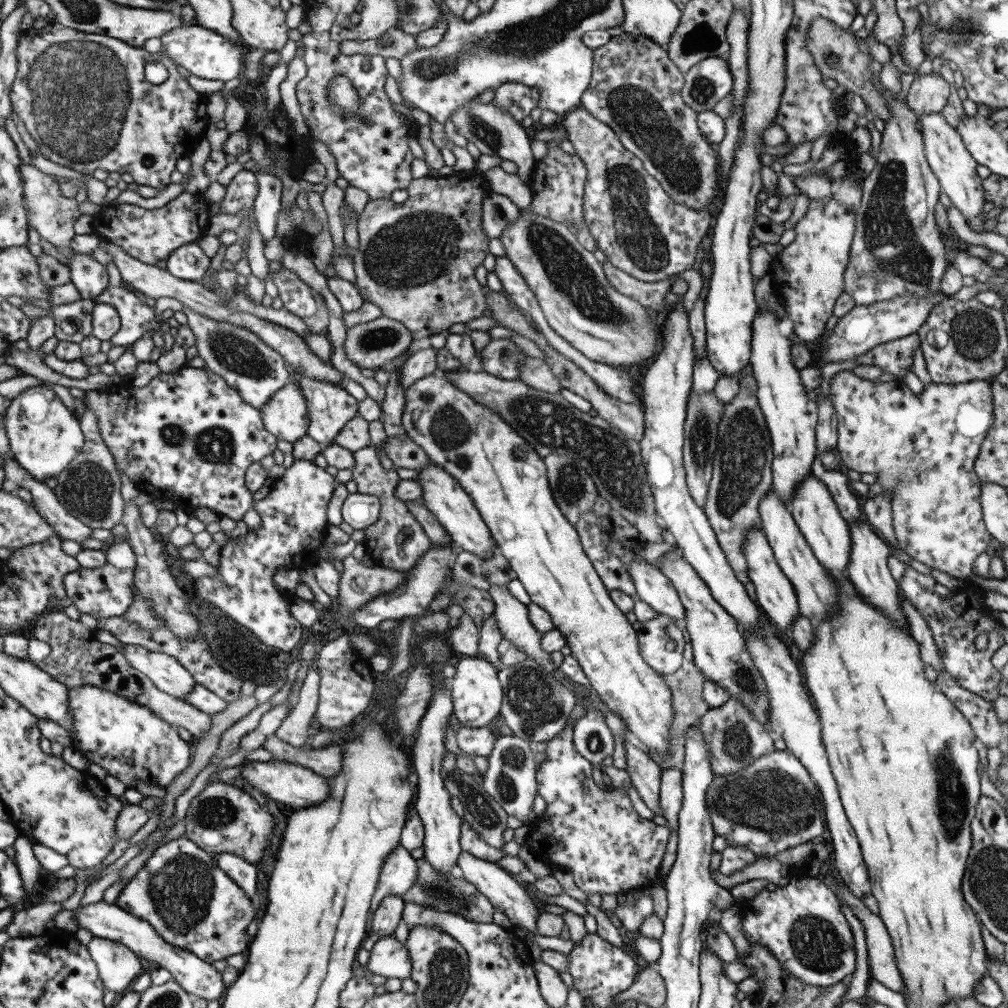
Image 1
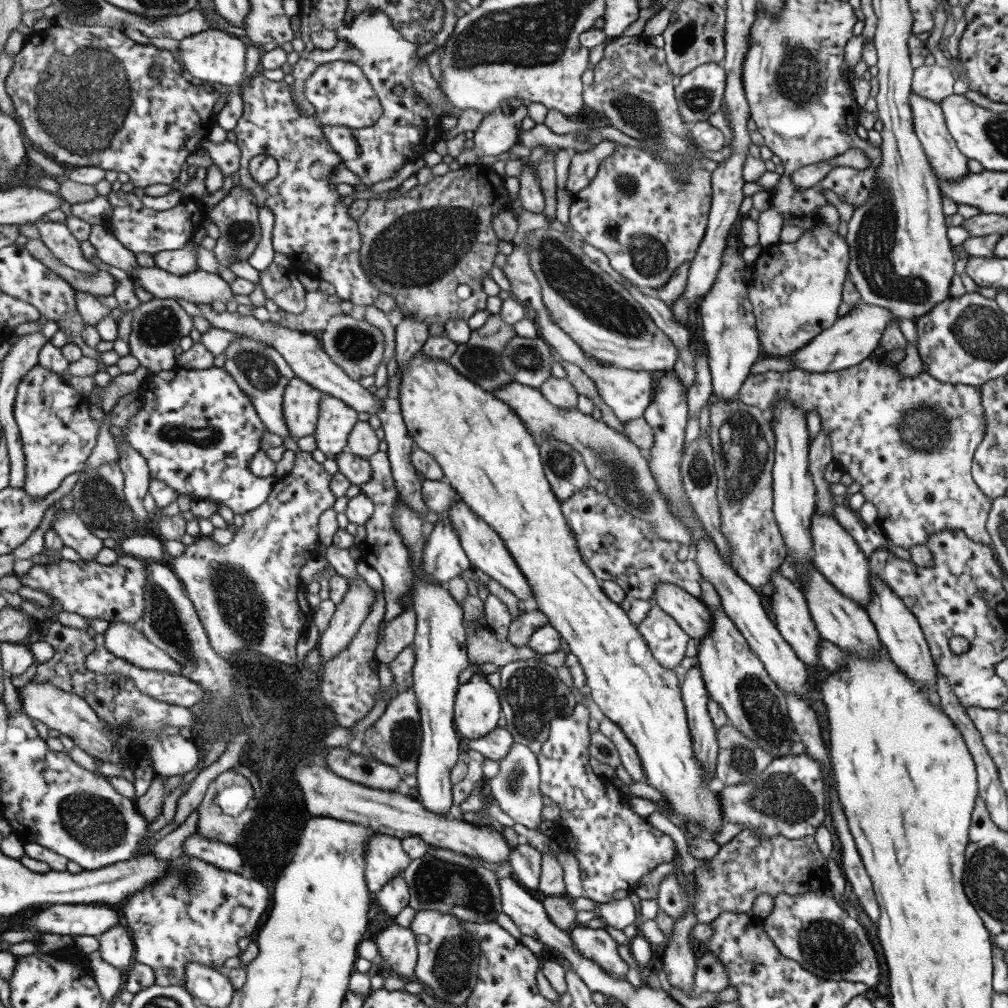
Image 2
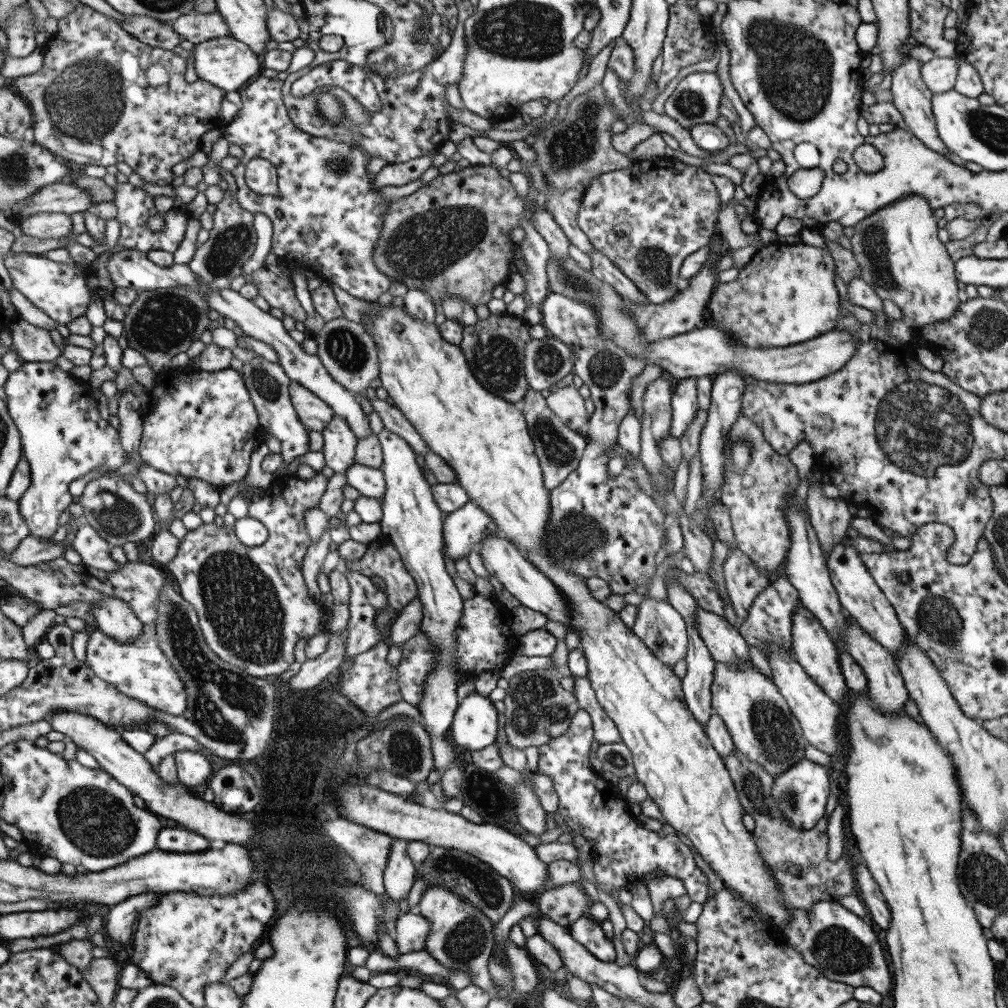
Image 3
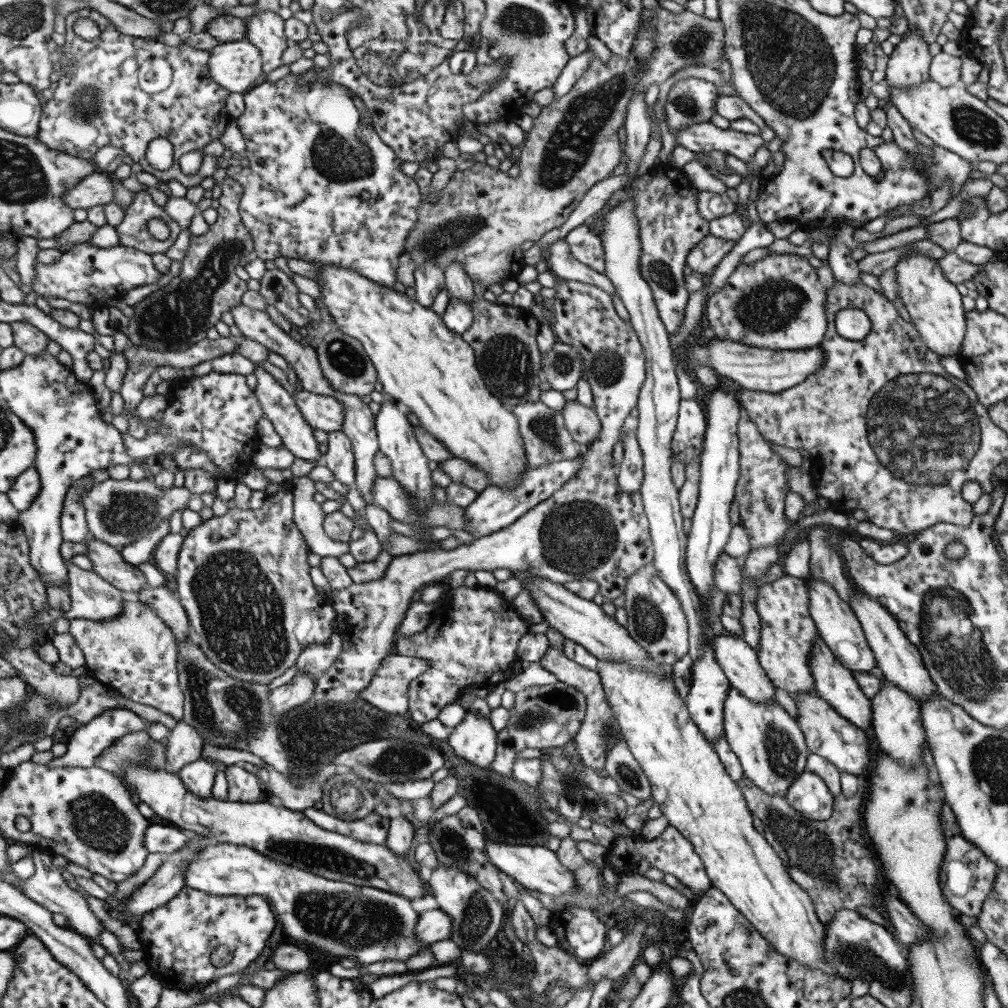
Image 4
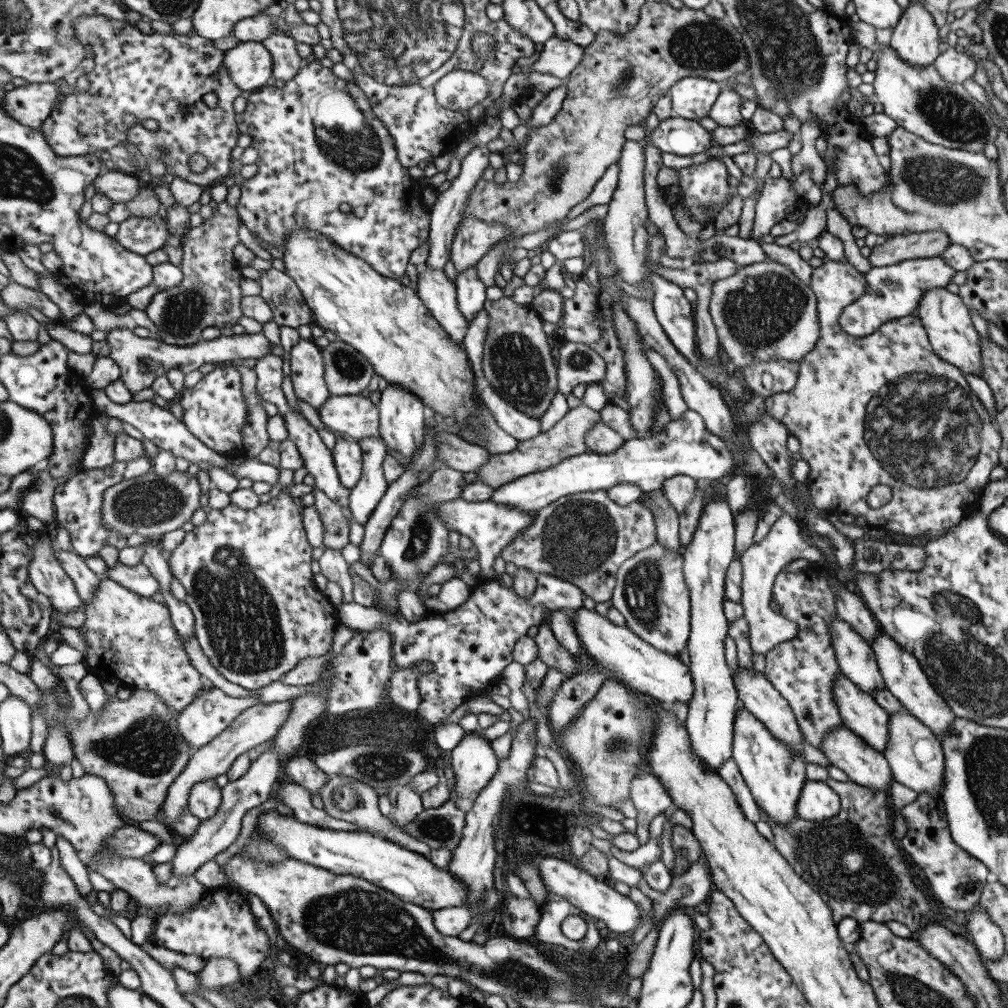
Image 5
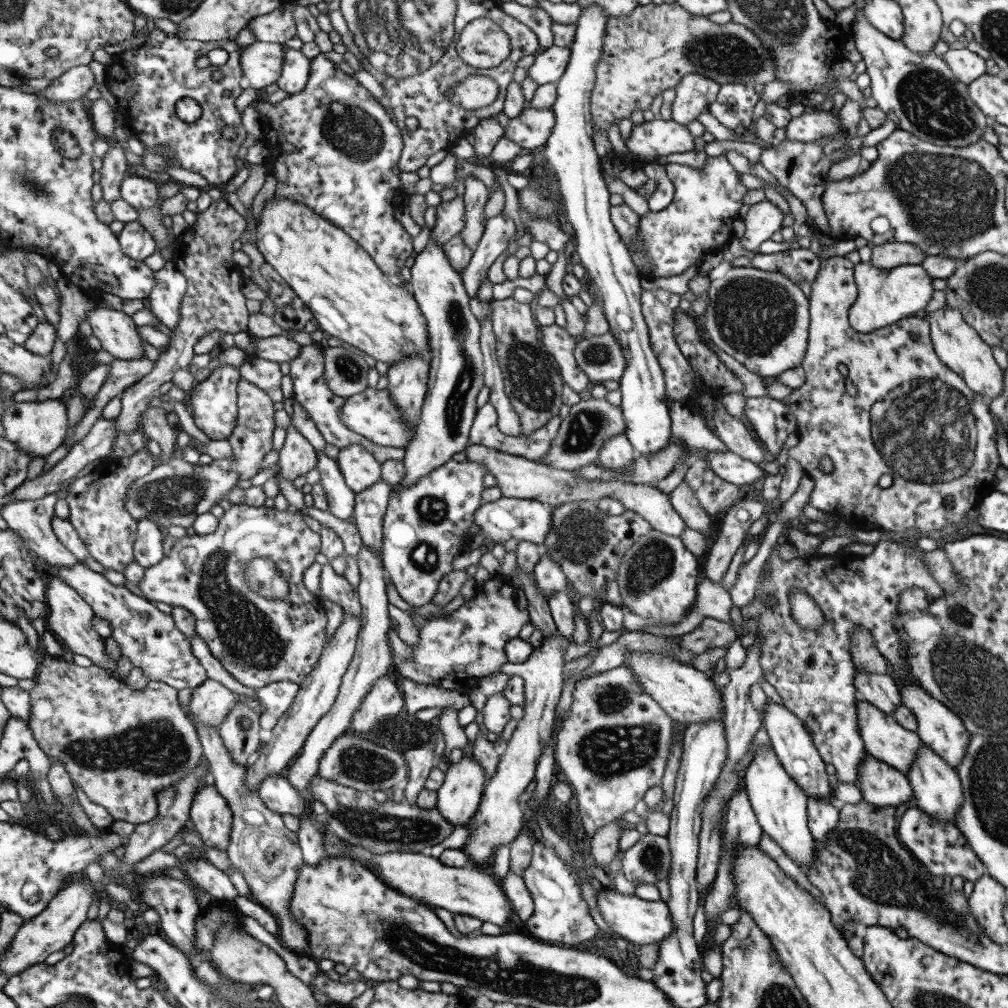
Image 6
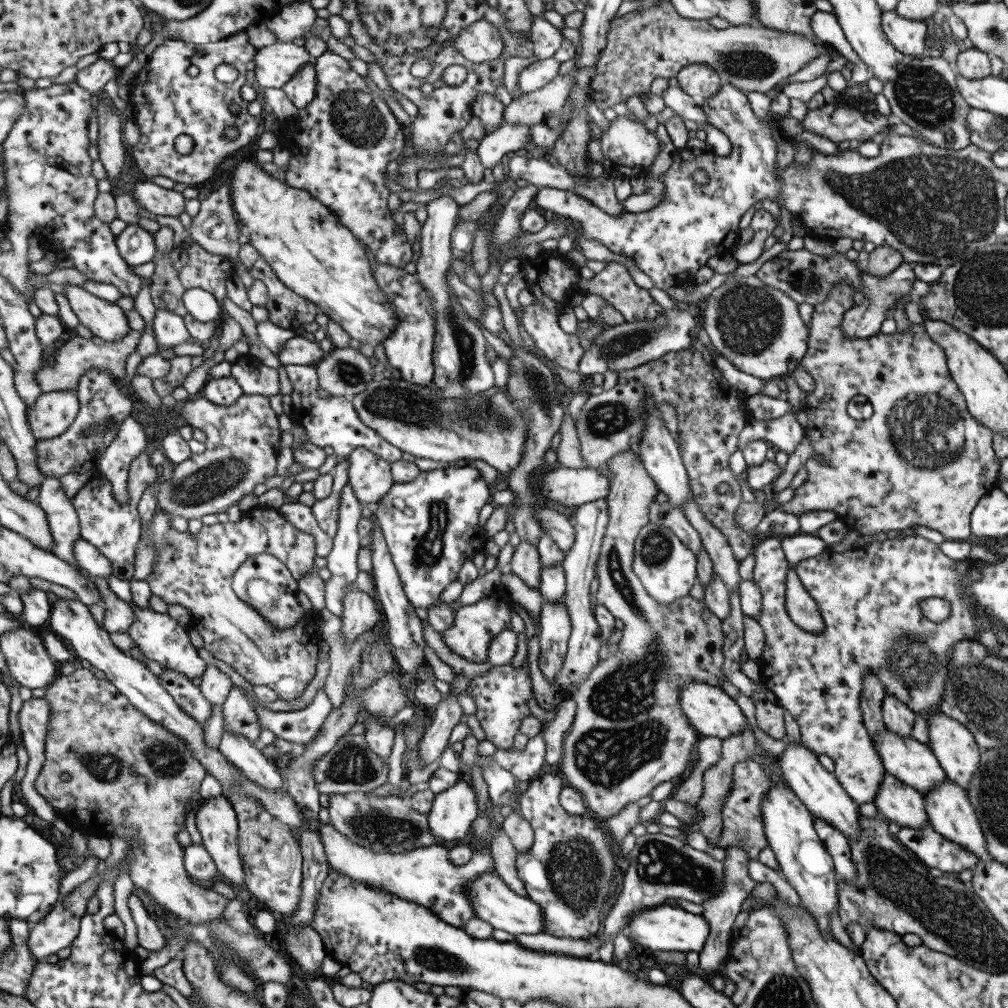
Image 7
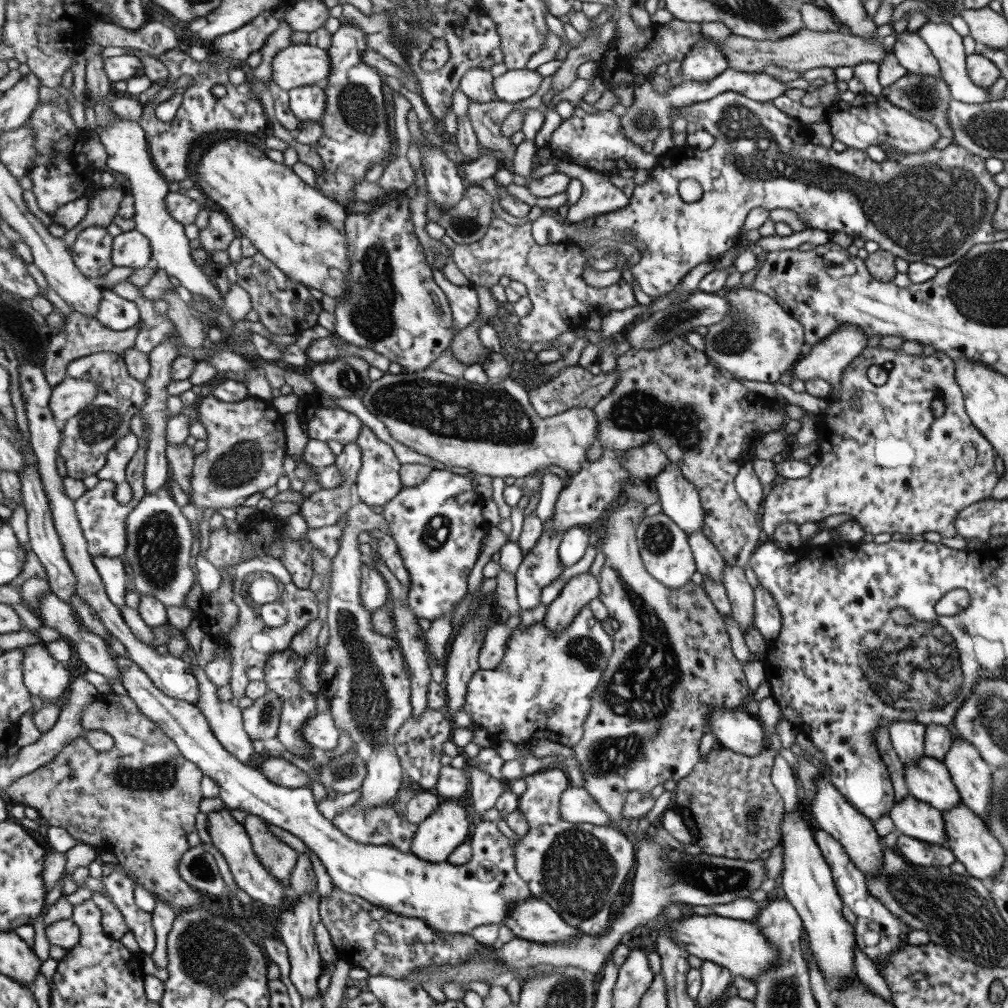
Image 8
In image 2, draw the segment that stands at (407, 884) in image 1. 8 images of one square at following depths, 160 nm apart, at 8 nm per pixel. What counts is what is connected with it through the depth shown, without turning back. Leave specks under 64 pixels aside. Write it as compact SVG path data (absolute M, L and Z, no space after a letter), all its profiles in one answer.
M377 834L366 844L365 876L369 890L376 894L380 888L410 863L408 854L395 837Z

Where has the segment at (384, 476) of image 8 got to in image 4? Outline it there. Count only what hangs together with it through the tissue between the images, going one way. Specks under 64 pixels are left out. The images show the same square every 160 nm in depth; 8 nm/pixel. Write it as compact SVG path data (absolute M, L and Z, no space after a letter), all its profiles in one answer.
M340 430L327 433L322 462L337 482L348 487L355 485L355 452L349 439Z

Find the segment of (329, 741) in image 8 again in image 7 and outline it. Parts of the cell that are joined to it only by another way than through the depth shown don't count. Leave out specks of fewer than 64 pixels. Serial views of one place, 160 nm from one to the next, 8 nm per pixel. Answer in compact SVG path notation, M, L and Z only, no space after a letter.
M323 687L318 690L314 701L307 707L297 711L274 711L265 705L255 705L255 712L259 715L260 724L269 729L275 736L291 742L298 749L315 742L315 738L321 734L322 724L329 714L331 703L327 700Z

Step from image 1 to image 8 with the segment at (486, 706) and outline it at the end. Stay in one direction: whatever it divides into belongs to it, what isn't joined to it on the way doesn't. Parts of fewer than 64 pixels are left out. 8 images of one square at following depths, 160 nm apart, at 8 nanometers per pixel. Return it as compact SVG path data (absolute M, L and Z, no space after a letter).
M440 799L439 804L426 819L416 824L416 831L408 852L427 862L443 862L461 843L468 841L472 826L465 817L461 799Z

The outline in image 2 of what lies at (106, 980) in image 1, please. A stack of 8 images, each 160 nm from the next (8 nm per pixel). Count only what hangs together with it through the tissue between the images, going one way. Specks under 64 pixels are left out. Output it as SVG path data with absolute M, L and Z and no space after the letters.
M122 924L114 926L111 931L105 932L99 938L100 956L115 969L127 970L135 960L135 946L131 934L125 934L125 927Z

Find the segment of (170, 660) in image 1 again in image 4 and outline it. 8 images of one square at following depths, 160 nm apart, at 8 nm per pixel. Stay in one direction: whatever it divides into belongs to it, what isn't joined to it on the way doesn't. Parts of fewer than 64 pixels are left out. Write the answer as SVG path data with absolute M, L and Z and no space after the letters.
M71 559L67 565L72 610L64 616L70 622L73 619L111 620L125 613L128 595L95 571L79 568Z

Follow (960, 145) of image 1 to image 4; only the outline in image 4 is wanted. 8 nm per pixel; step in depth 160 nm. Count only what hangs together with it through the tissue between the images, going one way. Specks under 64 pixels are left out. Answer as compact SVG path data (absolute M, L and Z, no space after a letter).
M915 29L907 30L888 56L884 80L896 88L917 86L929 79L928 66L931 58L928 45L921 39L921 35Z

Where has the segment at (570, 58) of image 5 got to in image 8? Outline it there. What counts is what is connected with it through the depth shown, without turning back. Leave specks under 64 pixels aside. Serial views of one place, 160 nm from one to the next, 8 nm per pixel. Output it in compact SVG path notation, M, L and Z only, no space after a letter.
M506 70L492 79L492 87L497 100L516 103L529 98L539 88L541 79L542 76L534 70Z

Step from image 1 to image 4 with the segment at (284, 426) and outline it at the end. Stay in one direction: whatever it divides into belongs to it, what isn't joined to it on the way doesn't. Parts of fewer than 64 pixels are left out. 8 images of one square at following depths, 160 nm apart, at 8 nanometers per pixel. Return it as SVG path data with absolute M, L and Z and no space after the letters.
M288 365L287 368L289 369L286 375L287 381L296 390L294 397L306 421L316 430L326 433L341 430L344 420L342 404L332 396L297 389L298 382L300 382L297 373L291 365Z

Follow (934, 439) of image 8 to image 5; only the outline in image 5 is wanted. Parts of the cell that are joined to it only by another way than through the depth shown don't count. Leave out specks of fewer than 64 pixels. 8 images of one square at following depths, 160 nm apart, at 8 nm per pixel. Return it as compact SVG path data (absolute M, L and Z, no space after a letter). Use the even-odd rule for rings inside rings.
M824 260L821 266L813 268L812 273L810 275L810 279L808 281L808 287L813 291L813 294L815 295L816 298L816 313L819 323L818 339L816 340L816 343L813 345L813 348L809 350L809 352L805 354L803 358L800 358L798 362L798 377L796 383L793 385L793 388L789 391L785 391L782 393L775 393L767 397L764 397L763 399L764 412L766 412L769 416L772 416L775 420L778 420L785 427L785 430L787 430L788 436L794 436L795 438L797 438L800 446L799 454L801 455L801 460L805 461L809 466L809 473L805 484L807 486L807 490L809 490L809 496L811 496L812 506L817 508L817 510L823 512L835 512L837 514L844 514L844 513L850 514L853 515L855 518L859 516L863 517L866 522L866 526L872 528L875 531L883 529L883 531L887 532L888 534L905 534L908 536L917 536L931 532L933 535L937 535L938 533L945 532L947 529L956 526L957 524L959 524L959 522L962 519L965 518L965 516L967 516L970 512L975 510L976 505L980 501L980 498L983 494L985 486L990 482L988 480L989 473L991 472L991 470L993 470L993 468L995 468L995 466L998 466L998 451L1002 438L998 429L995 429L993 427L994 423L992 423L991 420L989 419L989 414L987 413L987 410L985 410L983 405L979 403L977 397L975 397L975 395L969 389L967 382L963 378L962 372L956 366L950 365L948 362L941 360L941 358L939 358L932 351L931 345L928 343L927 335L925 334L925 329L921 326L921 323L918 321L918 318L916 316L911 314L899 318L889 319L887 322L881 323L881 326L878 326L878 330L874 330L871 334L859 338L849 336L840 329L840 326L838 326L837 317L838 314L840 313L841 307L847 301L856 300L857 296L860 297L864 293L865 285L866 284L863 274L856 271L853 268L853 266L849 265L847 262L837 263L835 261ZM877 485L885 485L891 488L891 500L890 502L887 502L887 504L881 506L880 508L871 509L866 504L866 498L871 488Z

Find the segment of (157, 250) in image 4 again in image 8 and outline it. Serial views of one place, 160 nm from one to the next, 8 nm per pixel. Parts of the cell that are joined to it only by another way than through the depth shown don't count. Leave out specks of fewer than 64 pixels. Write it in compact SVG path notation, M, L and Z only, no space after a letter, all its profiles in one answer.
M136 228L114 237L113 248L114 267L140 269L152 264L152 242Z

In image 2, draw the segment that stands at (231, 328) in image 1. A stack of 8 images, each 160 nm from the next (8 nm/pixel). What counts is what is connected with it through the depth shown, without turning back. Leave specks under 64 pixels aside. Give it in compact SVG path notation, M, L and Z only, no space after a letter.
M244 339L233 341L224 351L226 359L224 360L224 369L236 378L240 387L252 398L257 412L260 414L265 426L268 426L269 432L279 435L283 440L292 438L297 441L295 436L290 434L287 423L284 419L284 394L289 384L295 377L296 372L292 366L285 360L275 347L265 346L255 339Z

